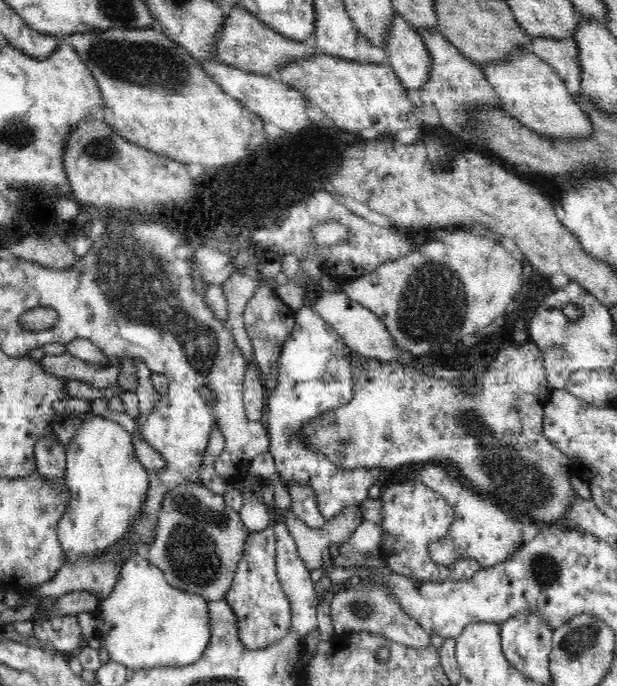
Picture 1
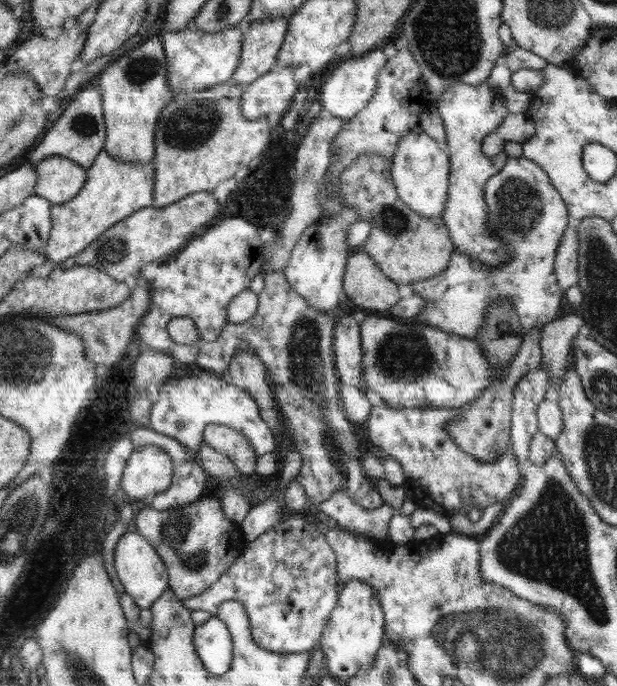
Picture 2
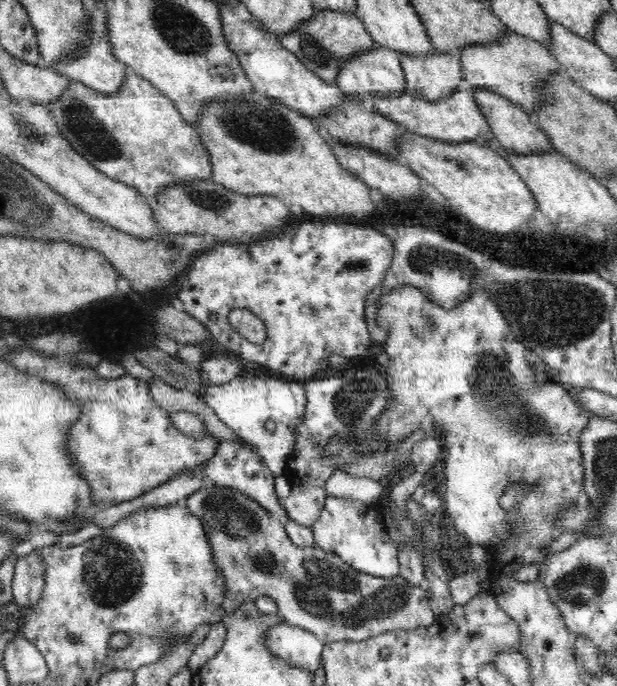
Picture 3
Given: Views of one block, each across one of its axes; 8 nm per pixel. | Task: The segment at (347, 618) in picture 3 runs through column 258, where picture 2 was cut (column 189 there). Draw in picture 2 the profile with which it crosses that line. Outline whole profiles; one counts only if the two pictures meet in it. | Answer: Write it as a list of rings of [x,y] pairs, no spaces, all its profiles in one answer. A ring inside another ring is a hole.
[[[210,488],[186,506],[166,510],[144,508],[137,514],[134,523],[137,533],[149,541],[165,563],[169,589],[181,599],[204,592],[248,546],[240,524],[226,518],[220,498]]]

